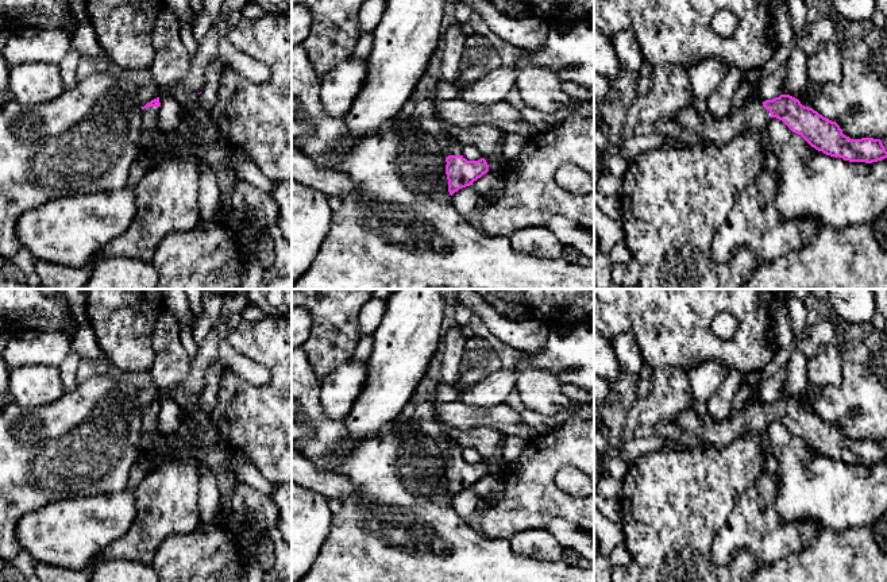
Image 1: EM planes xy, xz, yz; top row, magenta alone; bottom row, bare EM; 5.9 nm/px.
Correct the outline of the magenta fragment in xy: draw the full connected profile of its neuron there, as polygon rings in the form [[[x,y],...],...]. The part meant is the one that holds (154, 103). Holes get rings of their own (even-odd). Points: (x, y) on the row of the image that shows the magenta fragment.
[[[159,97],[151,100],[144,107],[142,107],[142,126],[144,132],[149,134],[155,128],[159,107],[161,107]]]

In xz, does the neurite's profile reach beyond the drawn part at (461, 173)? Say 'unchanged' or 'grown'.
grown

